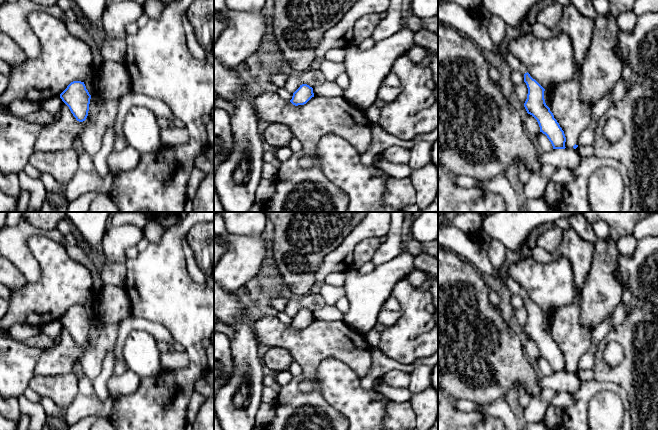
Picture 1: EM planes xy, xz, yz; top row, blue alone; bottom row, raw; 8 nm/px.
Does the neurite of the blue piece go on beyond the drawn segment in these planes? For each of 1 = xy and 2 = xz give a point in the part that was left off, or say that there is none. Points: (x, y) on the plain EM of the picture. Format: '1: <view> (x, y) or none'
1: none
2: none

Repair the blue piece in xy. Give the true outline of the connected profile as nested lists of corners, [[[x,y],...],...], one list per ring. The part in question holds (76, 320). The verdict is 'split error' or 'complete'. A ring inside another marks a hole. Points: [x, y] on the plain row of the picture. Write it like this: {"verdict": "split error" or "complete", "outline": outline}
{"verdict": "complete", "outline": [[[73,305],[60,318],[62,325],[69,331],[77,345],[86,344],[89,335],[91,319],[84,306]]]}

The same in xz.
{"verdict": "complete", "outline": [[[302,308],[300,311],[293,317],[292,323],[290,326],[295,329],[304,329],[312,321],[314,321],[313,312],[307,308]]]}

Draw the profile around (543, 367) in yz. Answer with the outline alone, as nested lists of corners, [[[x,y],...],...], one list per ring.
[[[540,356],[538,358],[537,364],[536,364],[537,371],[539,372],[540,375],[542,376],[549,376],[553,374],[553,370],[547,360]]]

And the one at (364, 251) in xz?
[[[368,238],[360,242],[353,251],[352,268],[359,270],[366,263],[371,262],[374,253],[381,245],[380,238]]]

